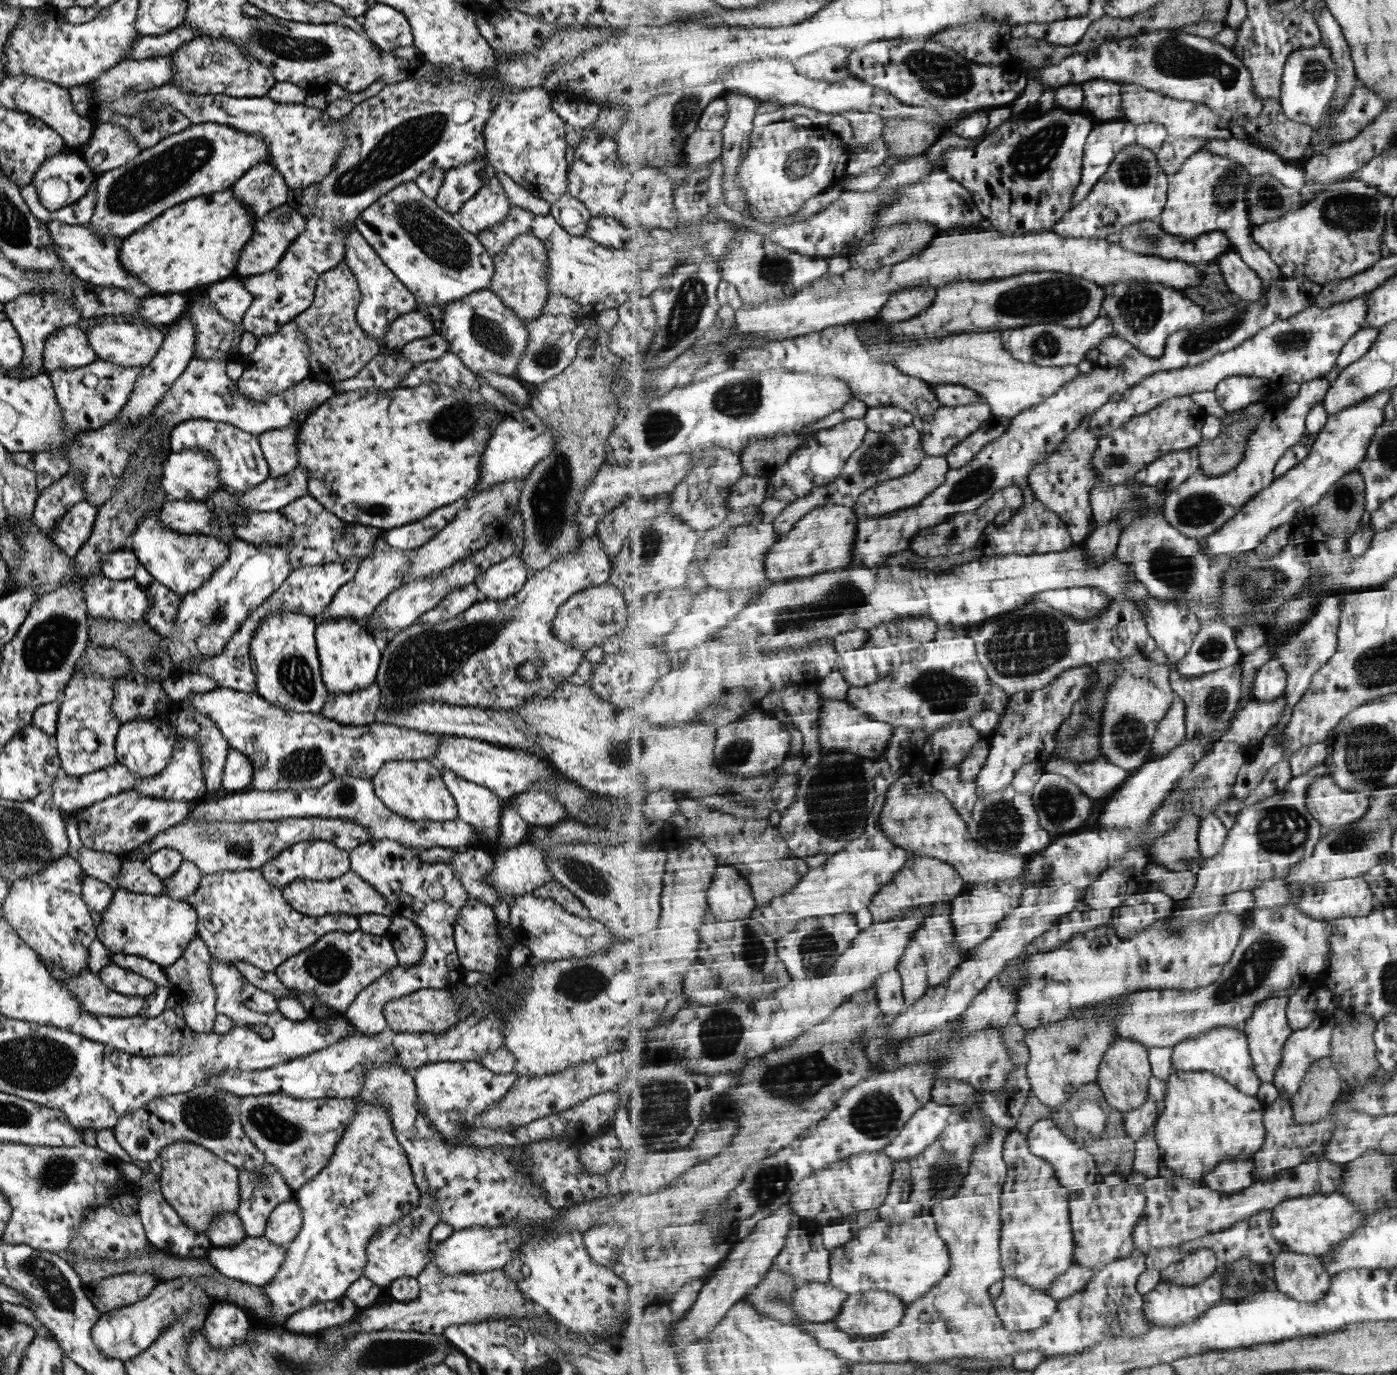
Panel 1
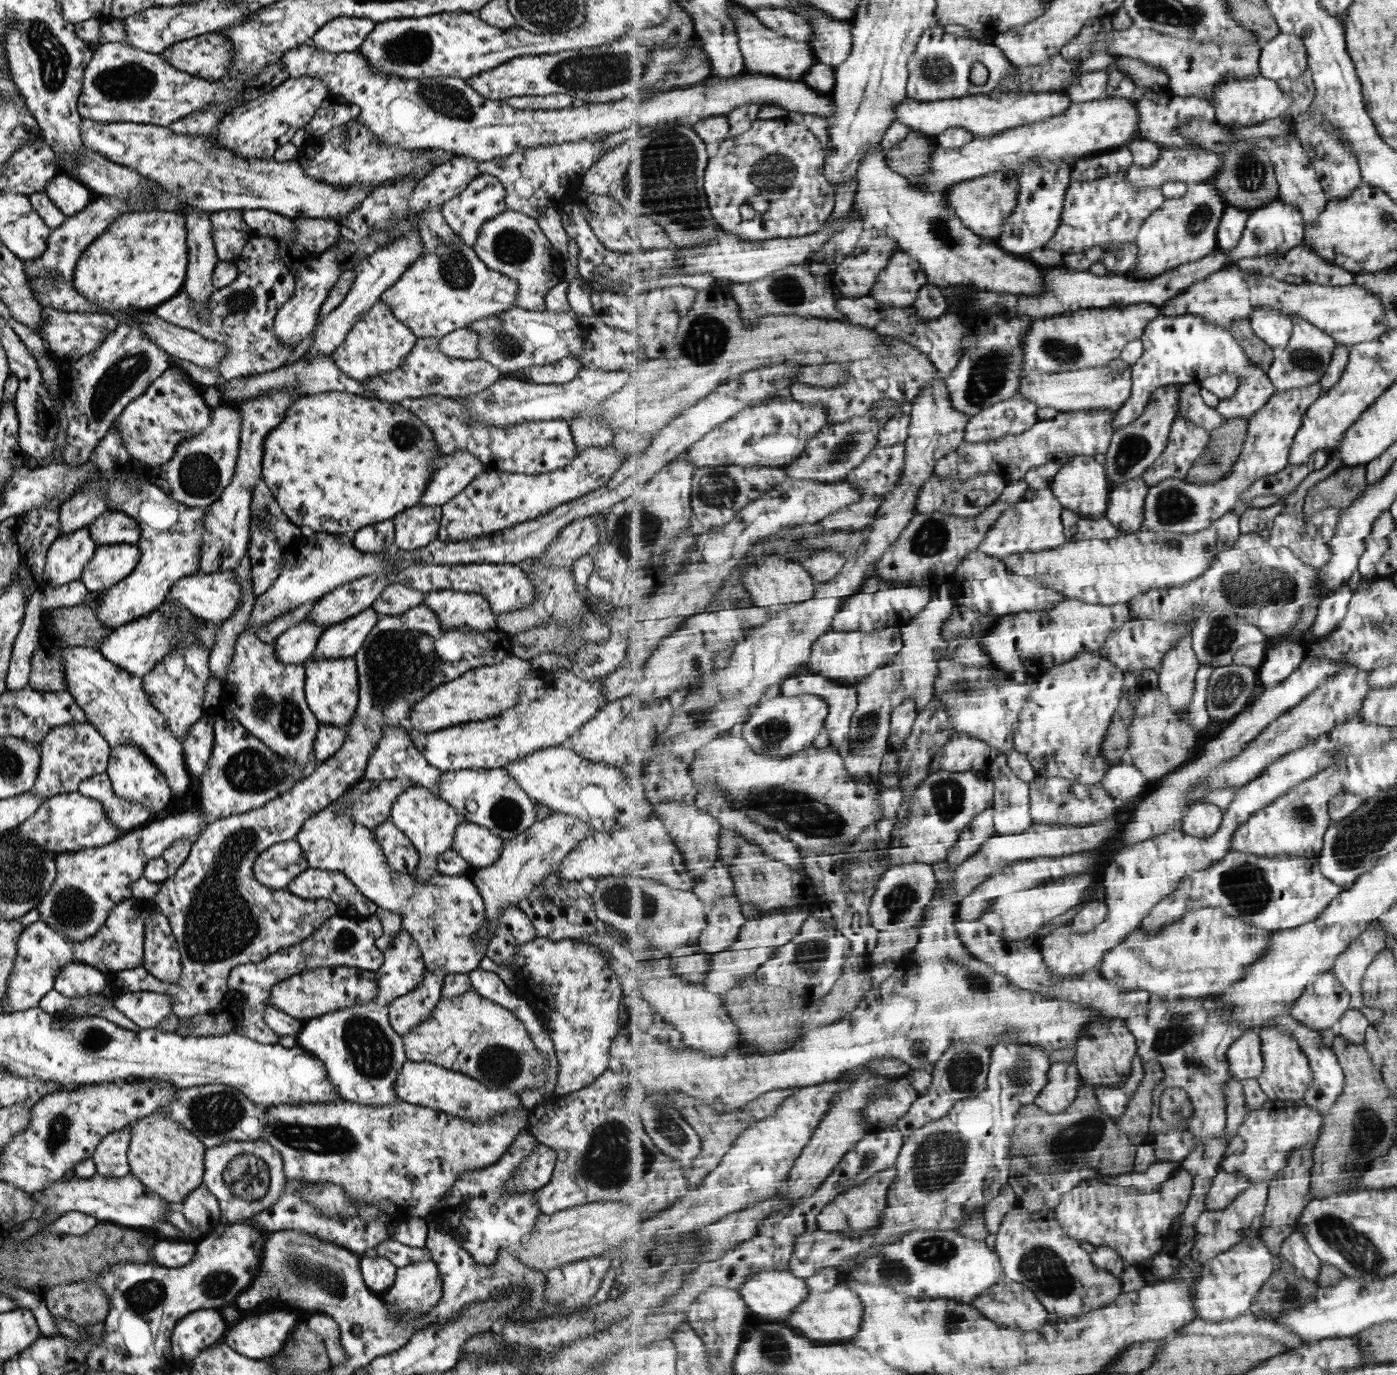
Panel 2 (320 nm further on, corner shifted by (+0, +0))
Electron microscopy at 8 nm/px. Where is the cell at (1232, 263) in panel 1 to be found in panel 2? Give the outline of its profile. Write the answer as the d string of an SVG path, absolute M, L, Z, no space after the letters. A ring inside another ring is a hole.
M1270 308L1259 309L1251 322L1257 336L1272 346L1276 353L1289 344L1295 328L1291 317Z

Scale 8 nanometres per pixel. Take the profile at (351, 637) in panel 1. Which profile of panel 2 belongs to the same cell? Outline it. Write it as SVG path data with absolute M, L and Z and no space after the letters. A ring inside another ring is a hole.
M353 658L315 659L304 662L303 694L307 708L318 724L346 726L354 715L358 701L358 682Z

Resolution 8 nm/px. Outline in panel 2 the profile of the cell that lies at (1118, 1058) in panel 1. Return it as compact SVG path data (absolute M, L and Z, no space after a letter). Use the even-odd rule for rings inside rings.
M1122 1018L1099 1019L1078 1038L1074 1058L1078 1063L1081 1077L1088 1086L1122 1085L1130 1077L1134 1066L1134 1058L1138 1054L1138 1039Z

